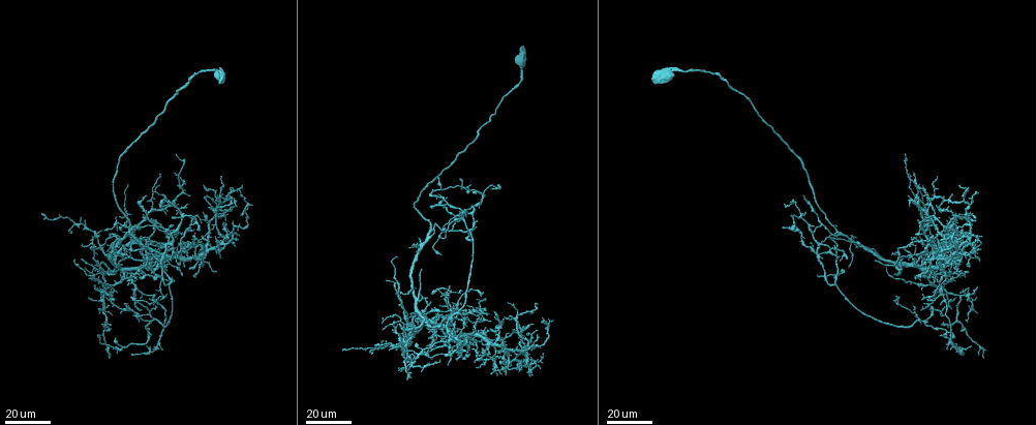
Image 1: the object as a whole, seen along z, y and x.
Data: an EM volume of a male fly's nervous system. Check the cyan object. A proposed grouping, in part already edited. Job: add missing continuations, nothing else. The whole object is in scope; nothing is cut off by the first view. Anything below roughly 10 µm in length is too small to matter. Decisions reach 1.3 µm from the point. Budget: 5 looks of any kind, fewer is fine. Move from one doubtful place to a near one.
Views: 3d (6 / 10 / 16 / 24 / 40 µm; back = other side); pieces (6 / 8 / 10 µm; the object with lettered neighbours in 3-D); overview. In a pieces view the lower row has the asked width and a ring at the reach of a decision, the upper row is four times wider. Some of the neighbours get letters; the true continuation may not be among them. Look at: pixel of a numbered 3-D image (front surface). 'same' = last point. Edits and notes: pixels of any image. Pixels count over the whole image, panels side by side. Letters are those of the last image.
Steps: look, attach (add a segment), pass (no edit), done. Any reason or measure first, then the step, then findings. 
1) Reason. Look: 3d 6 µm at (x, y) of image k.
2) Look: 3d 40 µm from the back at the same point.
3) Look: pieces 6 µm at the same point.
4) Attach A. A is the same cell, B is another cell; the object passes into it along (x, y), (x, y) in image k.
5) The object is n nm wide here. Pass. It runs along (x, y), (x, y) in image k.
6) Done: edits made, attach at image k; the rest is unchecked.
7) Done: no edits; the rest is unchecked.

Branch stops here. Look: 3d 40 µm at (491, 328) of image 1.

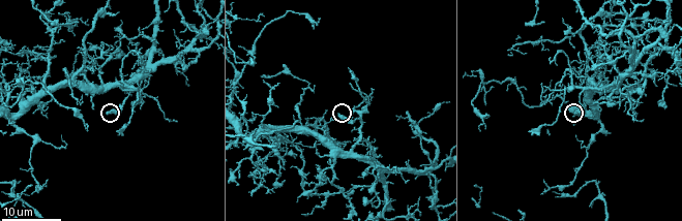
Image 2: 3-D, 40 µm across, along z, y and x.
Zoom in. Look: 3d 6 µm at (338, 115) of image 2.

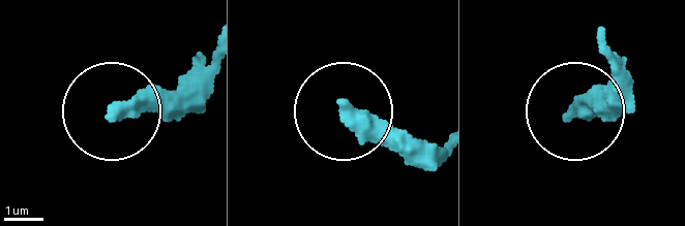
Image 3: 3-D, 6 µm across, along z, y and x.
Look: pieces 10 µm at (571, 115) of image 3.

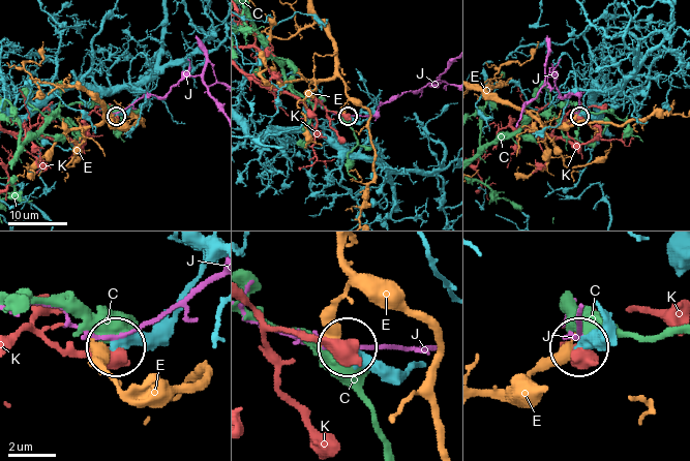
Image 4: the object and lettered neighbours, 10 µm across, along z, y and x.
Pass. C, E, J and K are other cells; no lettered segment goes on from it.

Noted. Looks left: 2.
Look: 3d 40 µm at (442, 254) of image 1.

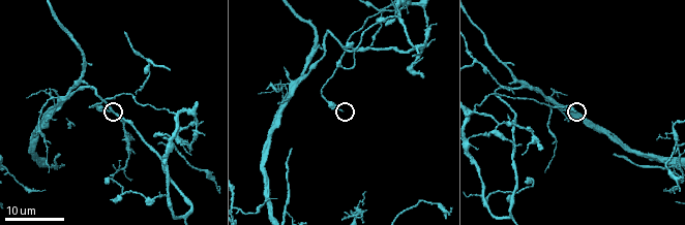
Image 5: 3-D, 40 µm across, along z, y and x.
Look: pieces 10 µm at (577, 112) of image 5.

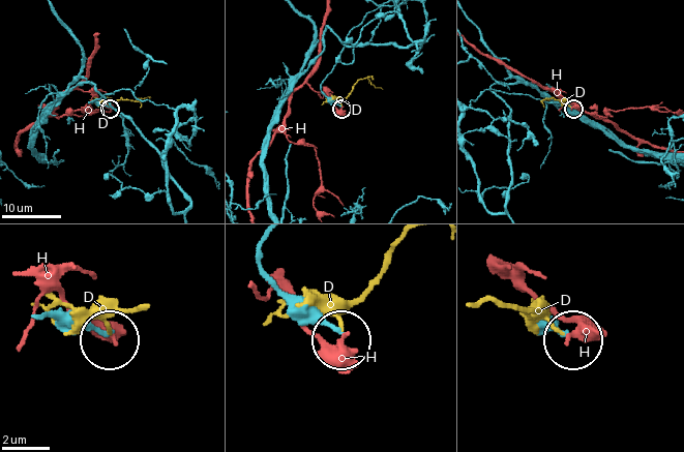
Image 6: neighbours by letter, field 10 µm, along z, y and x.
Pass. D and H are other cells; it runs along (489, 89), (570, 107) in image 6; none of them fits.

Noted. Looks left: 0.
Done: no edits; the rest is unchecked.

